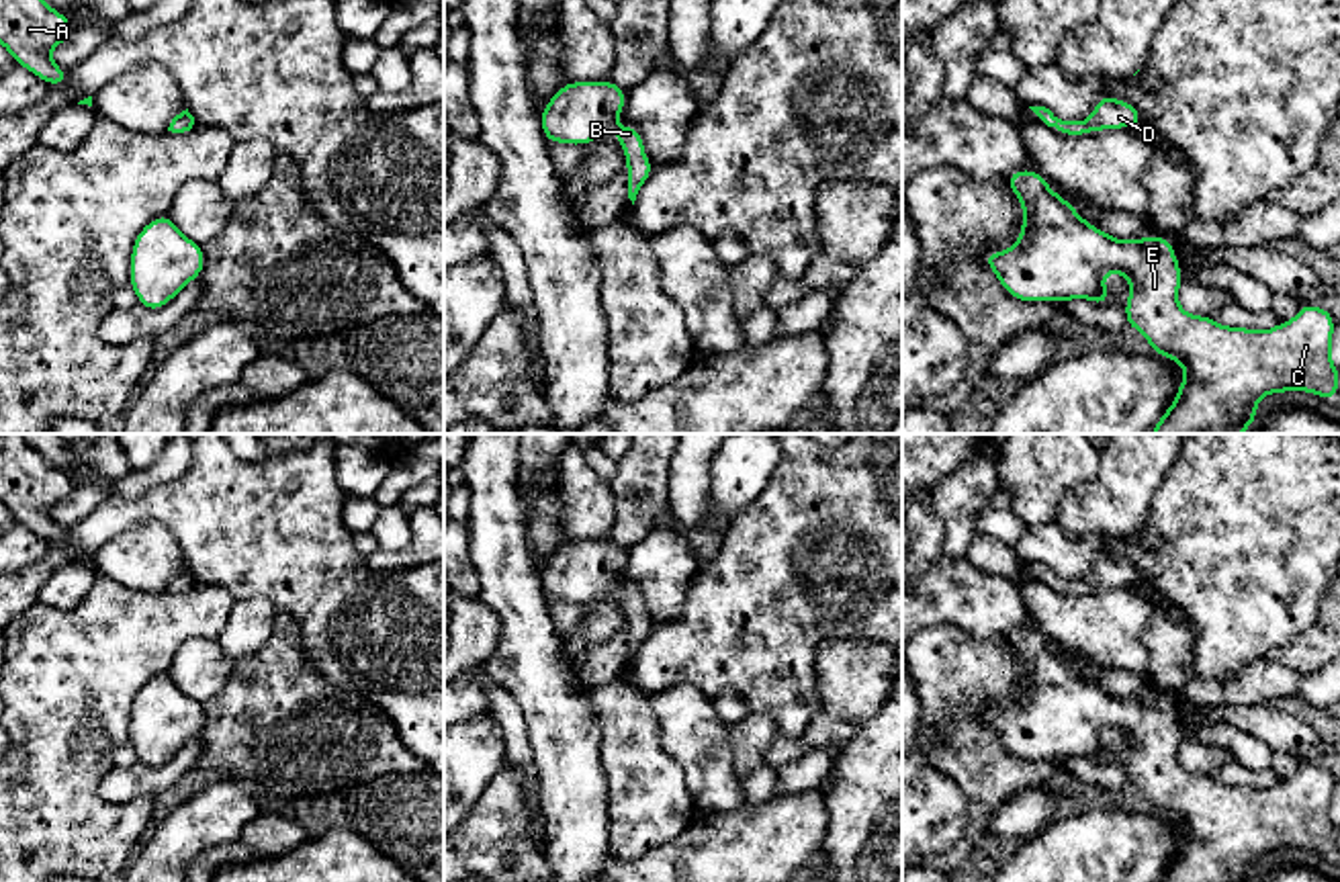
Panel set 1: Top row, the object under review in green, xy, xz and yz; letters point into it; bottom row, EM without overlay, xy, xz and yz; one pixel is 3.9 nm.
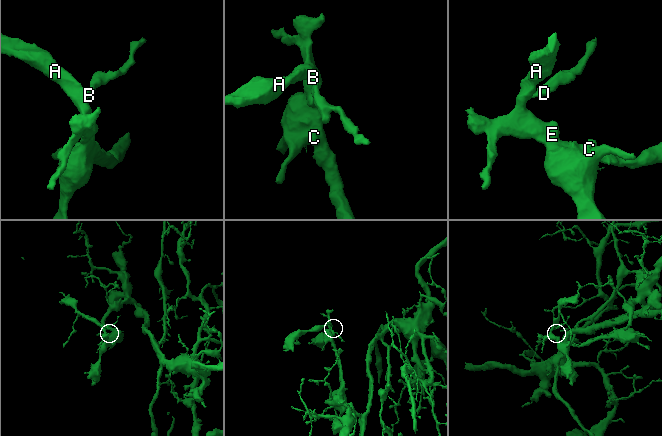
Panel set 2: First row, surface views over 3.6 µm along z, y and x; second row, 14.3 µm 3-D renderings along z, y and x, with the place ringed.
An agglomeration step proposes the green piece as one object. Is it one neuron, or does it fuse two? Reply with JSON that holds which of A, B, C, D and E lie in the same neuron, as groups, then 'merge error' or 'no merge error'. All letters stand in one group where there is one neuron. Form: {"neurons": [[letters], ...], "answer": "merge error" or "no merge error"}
{"neurons": [["A", "B", "C", "D", "E"]], "answer": "no merge error"}

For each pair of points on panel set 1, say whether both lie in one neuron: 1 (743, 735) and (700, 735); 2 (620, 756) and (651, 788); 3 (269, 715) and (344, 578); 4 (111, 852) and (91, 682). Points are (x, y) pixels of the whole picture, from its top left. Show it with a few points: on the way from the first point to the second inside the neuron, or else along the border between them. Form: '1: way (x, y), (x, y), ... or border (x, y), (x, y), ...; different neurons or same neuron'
1: border (727, 727), (731, 766), (741, 778); different neurons
2: way (629, 764), (643, 780); same neuron
3: border (279, 608), (297, 623), (309, 662), (338, 684); different neurons
4: way (82, 809), (80, 725); same neuron

